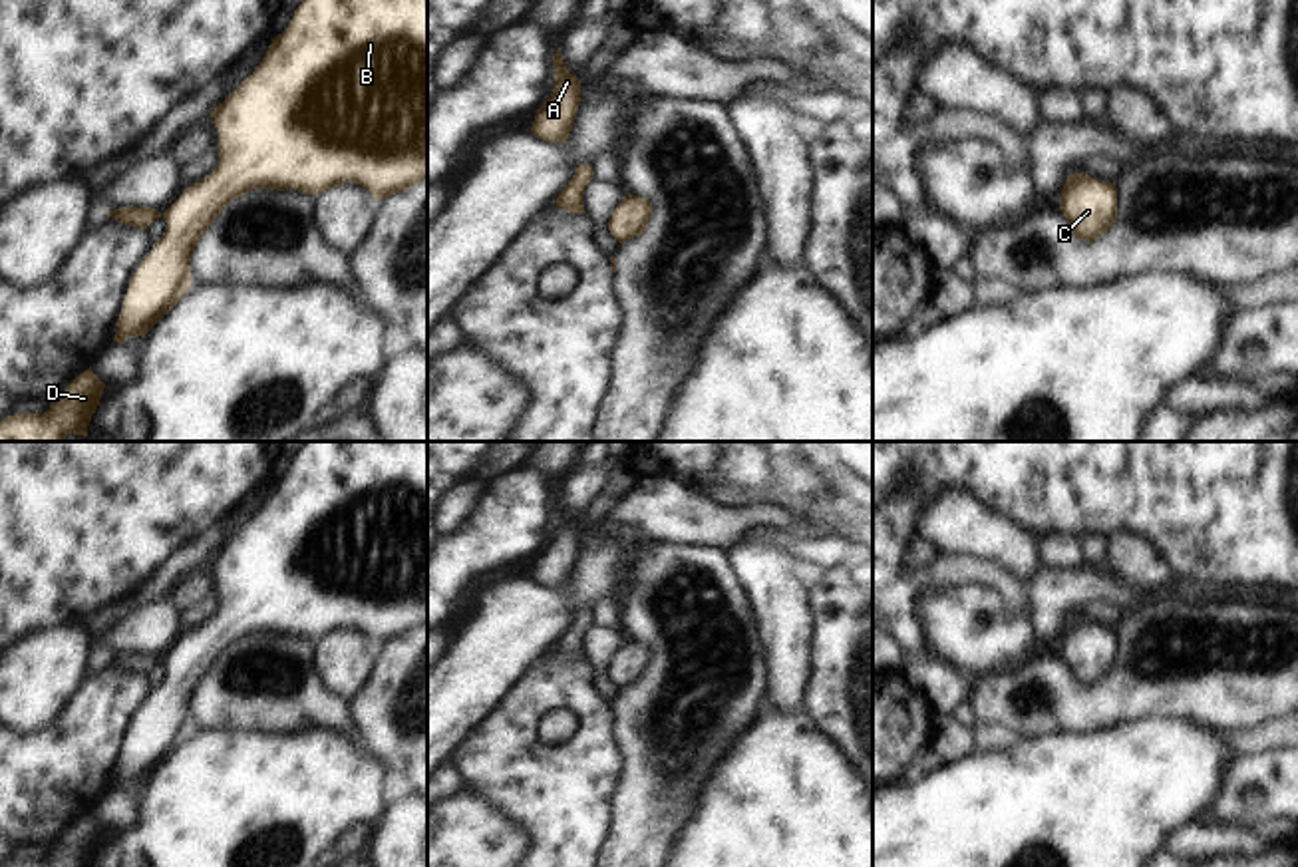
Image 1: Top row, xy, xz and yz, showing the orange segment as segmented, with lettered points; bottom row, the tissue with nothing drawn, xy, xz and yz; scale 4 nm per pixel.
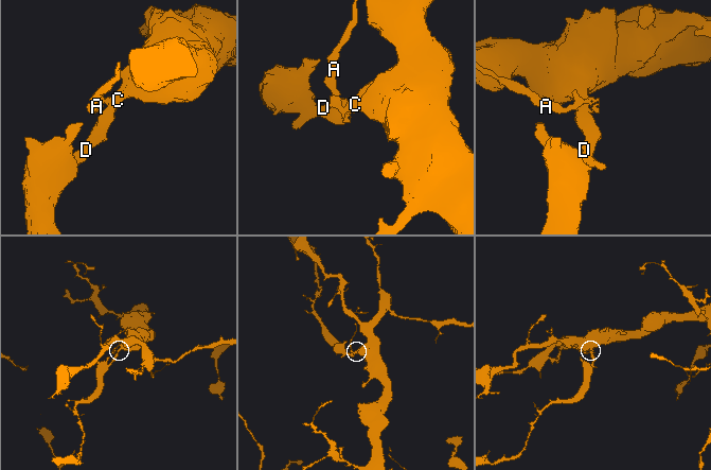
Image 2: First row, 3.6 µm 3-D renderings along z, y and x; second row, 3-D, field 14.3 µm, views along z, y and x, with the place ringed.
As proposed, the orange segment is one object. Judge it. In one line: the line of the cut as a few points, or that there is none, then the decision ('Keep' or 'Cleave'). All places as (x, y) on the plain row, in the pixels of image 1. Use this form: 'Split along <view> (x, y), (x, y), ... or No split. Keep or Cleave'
Split along xz (645, 671), (639, 679). Cleave.

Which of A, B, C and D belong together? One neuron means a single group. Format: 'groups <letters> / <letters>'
groups A / B C D

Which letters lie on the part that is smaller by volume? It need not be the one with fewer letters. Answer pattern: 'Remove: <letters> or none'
Remove: A

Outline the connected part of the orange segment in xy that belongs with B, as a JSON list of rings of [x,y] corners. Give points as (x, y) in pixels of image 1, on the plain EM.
[[[306,441],[306,445],[294,455],[288,473],[272,483],[260,511],[213,555],[211,567],[219,579],[219,610],[211,620],[187,632],[163,658],[167,676],[131,724],[113,787],[123,789],[127,783],[145,781],[181,746],[193,730],[191,702],[199,684],[233,644],[239,644],[252,634],[296,634],[308,640],[322,640],[338,630],[356,628],[366,632],[374,644],[384,646],[427,624],[427,441]]]

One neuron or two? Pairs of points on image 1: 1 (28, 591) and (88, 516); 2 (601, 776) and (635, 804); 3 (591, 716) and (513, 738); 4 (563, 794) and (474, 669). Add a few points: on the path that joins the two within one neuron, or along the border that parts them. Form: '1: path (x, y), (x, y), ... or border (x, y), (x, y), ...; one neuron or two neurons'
1: path (30, 573), (70, 533); one neuron
2: border (621, 752), (625, 772); two neurons
3: path (571, 698), (547, 698), (527, 718); one neuron
4: border (529, 667), (529, 673), (505, 700), (468, 736); two neurons

